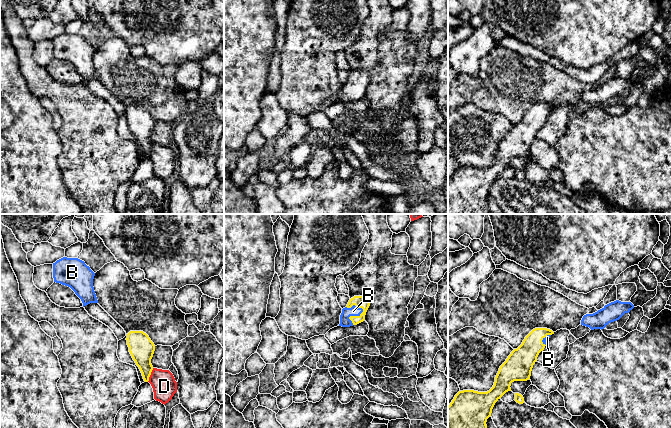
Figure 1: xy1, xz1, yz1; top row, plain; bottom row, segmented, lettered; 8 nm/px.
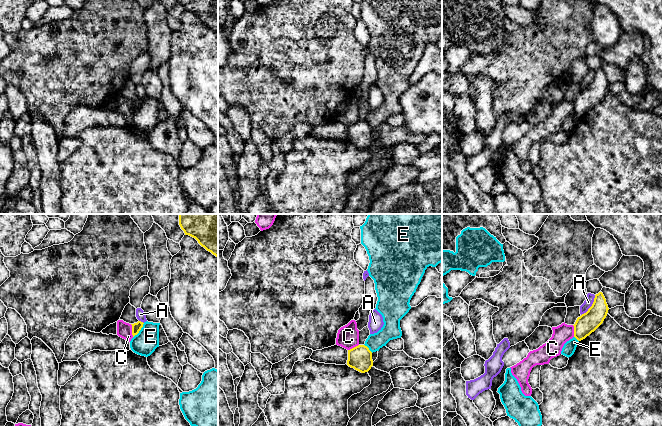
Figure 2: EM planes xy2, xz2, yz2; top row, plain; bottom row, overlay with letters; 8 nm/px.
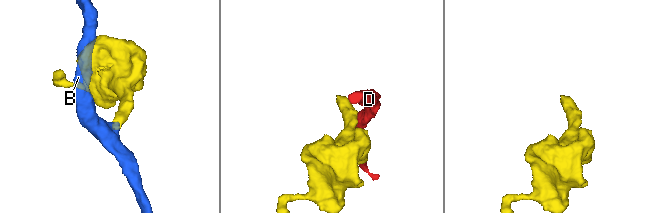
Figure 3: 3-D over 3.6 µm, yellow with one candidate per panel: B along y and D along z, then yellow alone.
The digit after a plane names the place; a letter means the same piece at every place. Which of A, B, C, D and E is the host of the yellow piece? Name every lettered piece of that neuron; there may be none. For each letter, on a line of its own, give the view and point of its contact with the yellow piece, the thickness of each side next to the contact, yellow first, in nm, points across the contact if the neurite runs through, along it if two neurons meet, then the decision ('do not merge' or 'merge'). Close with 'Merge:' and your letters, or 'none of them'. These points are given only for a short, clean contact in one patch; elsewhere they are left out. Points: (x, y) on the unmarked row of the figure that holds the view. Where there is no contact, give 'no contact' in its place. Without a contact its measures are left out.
A: contact yz2 (591, 82); calibres 160 and 70 nm; border yz2 (595, 71), (592, 81), (581, 91); do not merge
B: contact xz1 (357, 92); calibres 100 and 80 nm; way xz1 (363, 78), (362, 87), (357, 92), (353, 87); merge
C: contact xy2 (132, 106); calibres 80 and 130 nm; border xy2 (130, 100), (133, 112); do not merge
D: contact xy1 (150, 150); calibres 200 and 190 nm; border xy1 (153, 144), (147, 157); do not merge
E: contact xy2 (140, 105); calibres 80 and 190 nm; border xy2 (144, 99), (133, 113); do not merge
Merge: B

